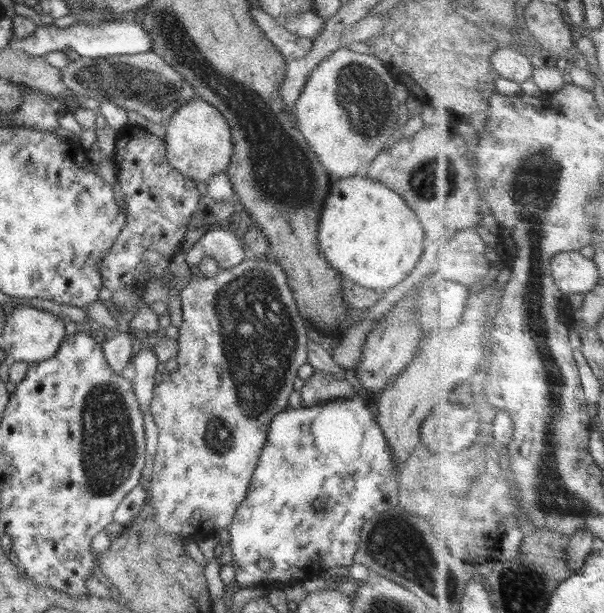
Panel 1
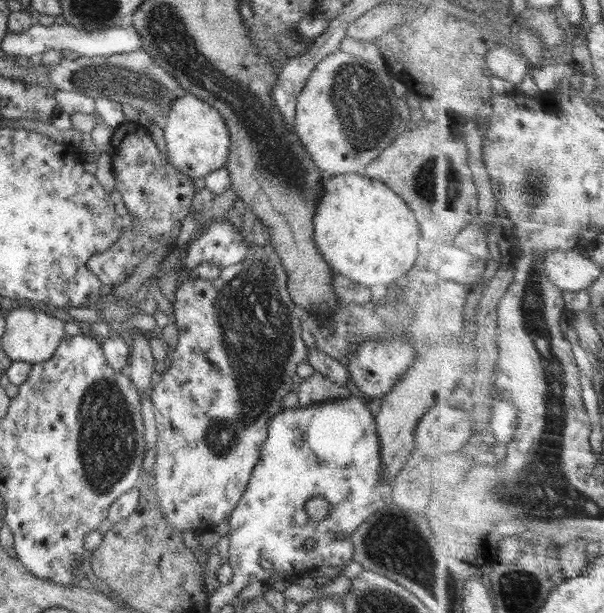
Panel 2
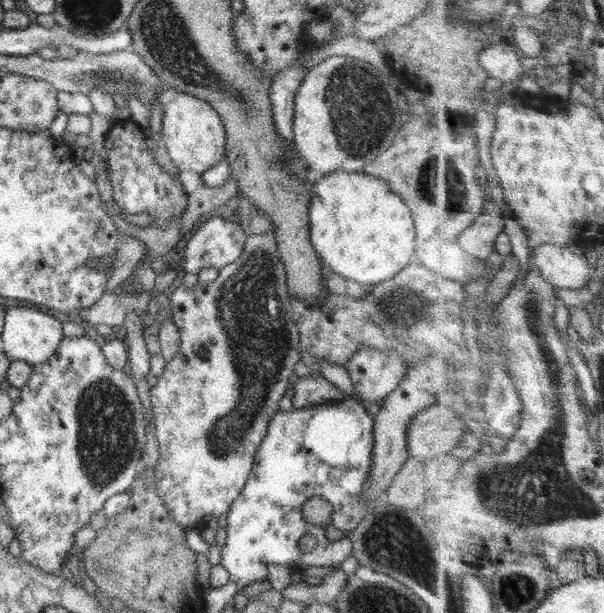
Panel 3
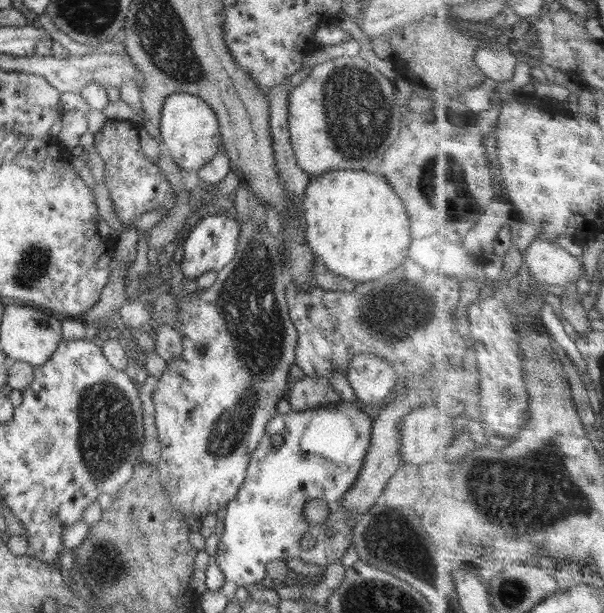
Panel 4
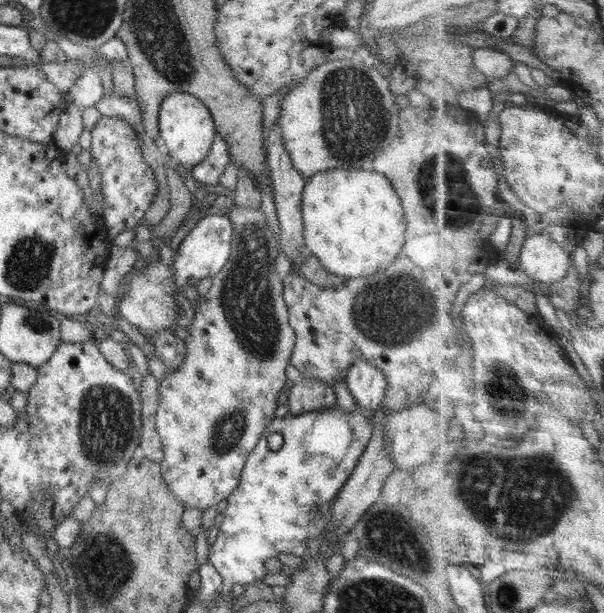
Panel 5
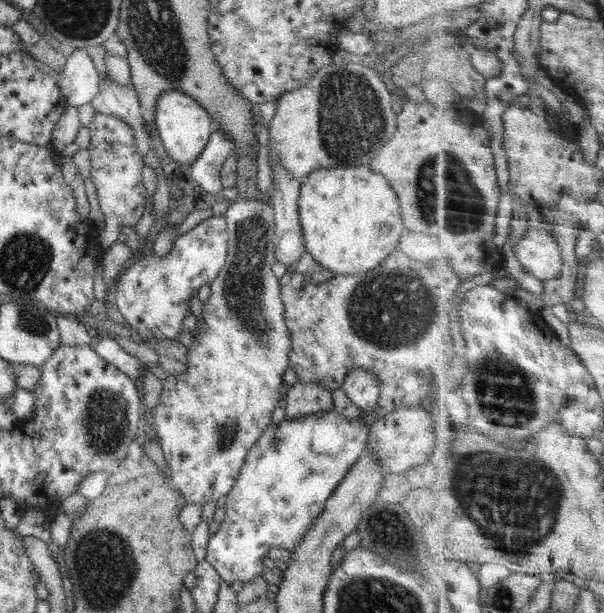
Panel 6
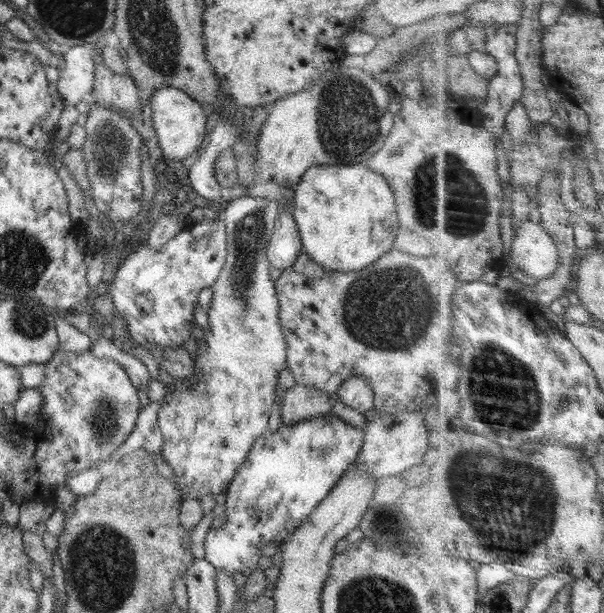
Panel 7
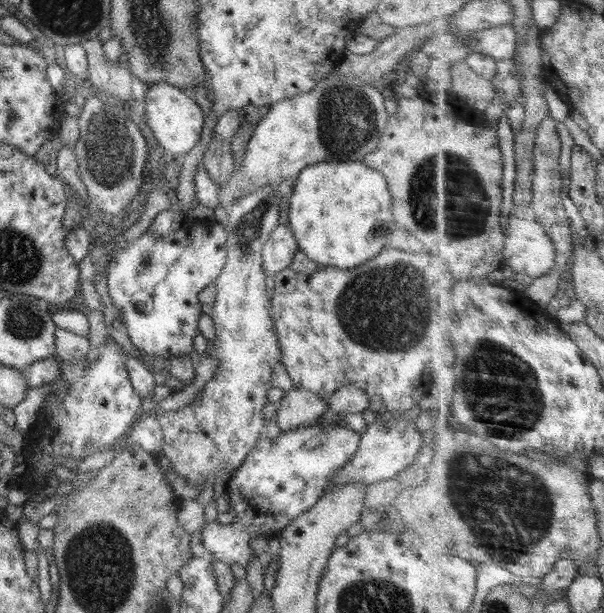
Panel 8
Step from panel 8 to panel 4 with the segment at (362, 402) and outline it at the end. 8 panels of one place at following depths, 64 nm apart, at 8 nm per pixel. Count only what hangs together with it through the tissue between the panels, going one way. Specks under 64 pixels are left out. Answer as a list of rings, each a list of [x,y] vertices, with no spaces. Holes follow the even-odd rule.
[[[370,352],[358,353],[350,359],[345,376],[362,407],[383,405],[396,386],[396,371],[392,365]]]

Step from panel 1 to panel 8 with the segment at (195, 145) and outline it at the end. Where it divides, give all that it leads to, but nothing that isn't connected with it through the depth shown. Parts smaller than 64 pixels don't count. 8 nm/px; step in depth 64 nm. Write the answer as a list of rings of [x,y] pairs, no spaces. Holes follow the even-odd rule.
[[[164,81],[157,82],[147,88],[145,104],[148,126],[158,140],[158,146],[162,146],[169,156],[182,159],[198,144],[205,113],[181,88]]]

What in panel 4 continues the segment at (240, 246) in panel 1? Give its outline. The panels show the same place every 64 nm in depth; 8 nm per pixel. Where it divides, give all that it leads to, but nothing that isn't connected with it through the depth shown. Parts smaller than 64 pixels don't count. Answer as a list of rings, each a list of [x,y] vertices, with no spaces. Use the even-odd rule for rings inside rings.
[[[206,215],[200,224],[190,234],[184,243],[184,260],[180,268],[184,277],[201,277],[204,273],[214,271],[218,273],[223,270],[238,252],[238,238],[240,236],[240,224],[238,219],[228,218],[224,215]]]

